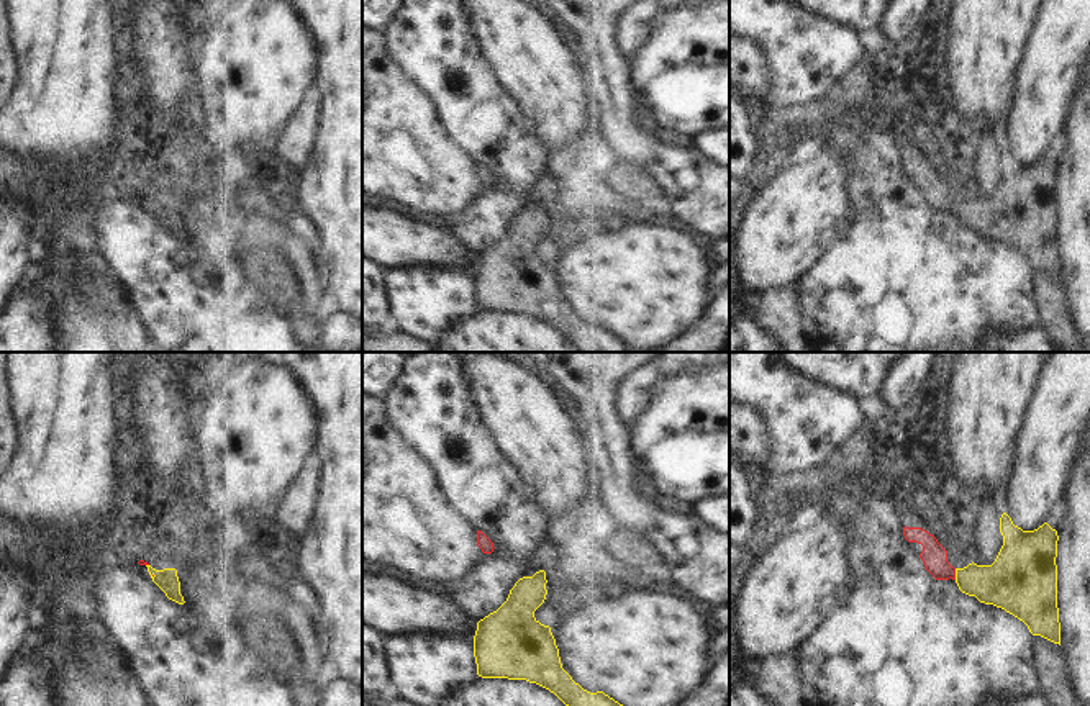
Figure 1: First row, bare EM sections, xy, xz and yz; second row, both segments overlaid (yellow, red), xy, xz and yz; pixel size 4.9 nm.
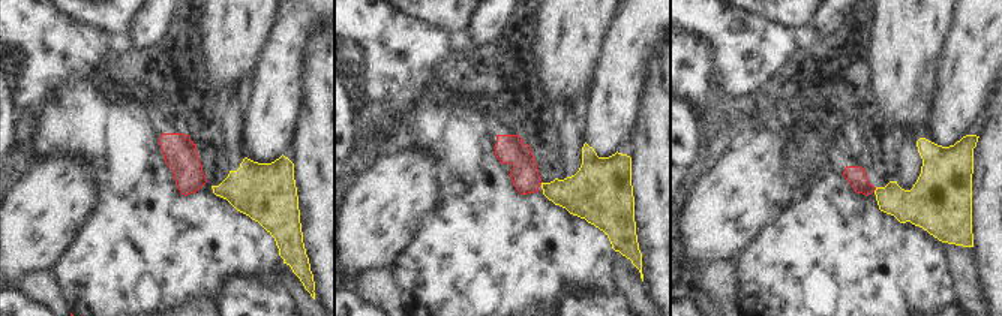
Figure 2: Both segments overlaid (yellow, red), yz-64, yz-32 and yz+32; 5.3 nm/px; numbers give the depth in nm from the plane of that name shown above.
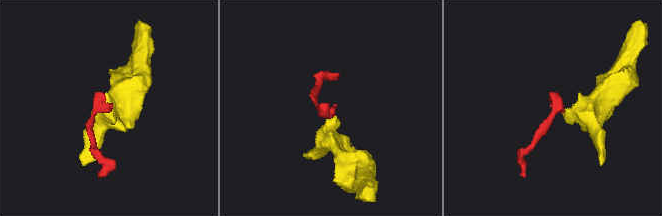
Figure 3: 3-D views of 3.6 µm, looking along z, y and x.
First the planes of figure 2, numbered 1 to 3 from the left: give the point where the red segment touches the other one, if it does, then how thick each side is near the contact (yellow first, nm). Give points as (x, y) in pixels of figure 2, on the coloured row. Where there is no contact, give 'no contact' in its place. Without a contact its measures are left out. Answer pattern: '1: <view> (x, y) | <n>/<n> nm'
1: no contact
2: no contact
3: yz+32 (876, 189) | 200/110 nm

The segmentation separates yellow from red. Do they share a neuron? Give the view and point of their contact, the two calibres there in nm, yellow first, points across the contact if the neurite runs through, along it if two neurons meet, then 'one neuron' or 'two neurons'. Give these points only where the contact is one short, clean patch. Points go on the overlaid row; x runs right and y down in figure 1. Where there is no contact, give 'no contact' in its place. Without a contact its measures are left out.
meets yellow in yz at (956, 574); 240 nm thick on the yellow side, 130 nm on the other; runs through yz (1005, 583), (987, 583), (956, 574), (935, 557); one neuron

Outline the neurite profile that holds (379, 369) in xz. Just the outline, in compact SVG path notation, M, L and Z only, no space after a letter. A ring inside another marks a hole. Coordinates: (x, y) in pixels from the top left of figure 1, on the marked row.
M362 352L362 391L382 398L398 377L403 360L398 352Z

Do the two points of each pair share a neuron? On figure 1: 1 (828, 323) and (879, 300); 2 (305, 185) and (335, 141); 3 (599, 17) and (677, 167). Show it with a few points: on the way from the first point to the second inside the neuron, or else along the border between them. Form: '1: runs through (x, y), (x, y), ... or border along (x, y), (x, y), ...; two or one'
1: runs through (841, 323), (856, 323), (866, 313); one
2: runs through (317, 174), (335, 153); one
3: runs through (599, 56), (612, 99), (638, 135); one

